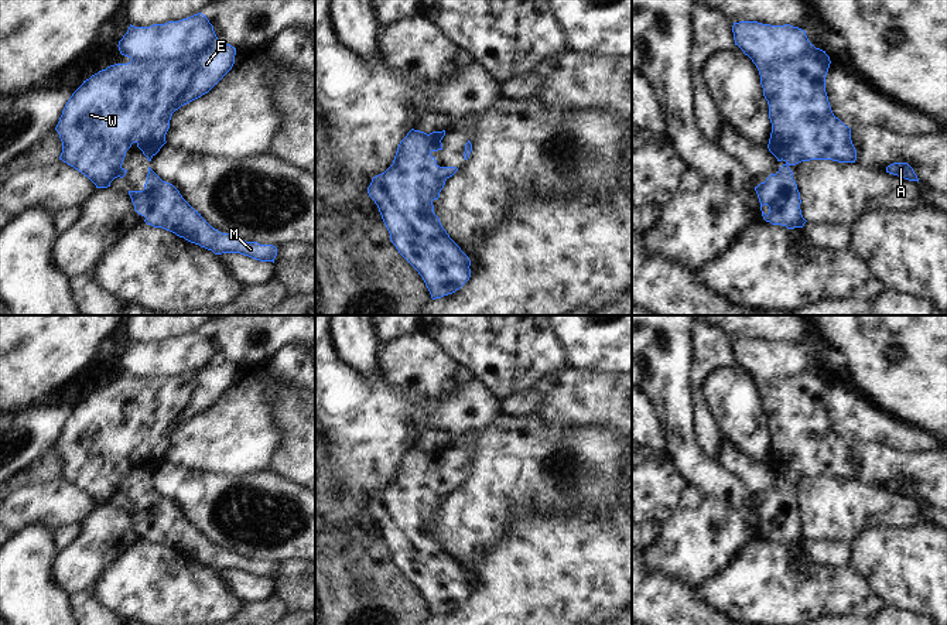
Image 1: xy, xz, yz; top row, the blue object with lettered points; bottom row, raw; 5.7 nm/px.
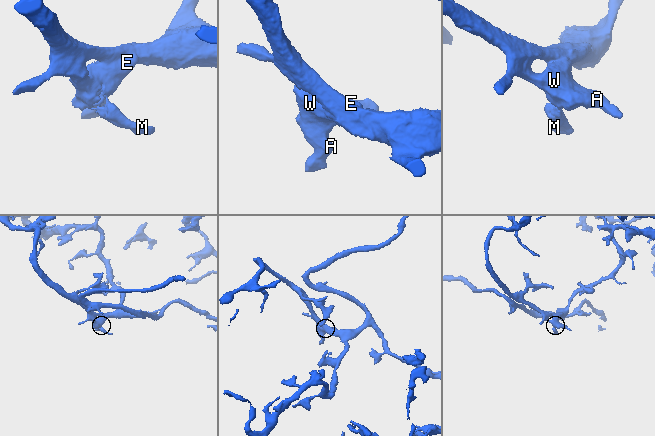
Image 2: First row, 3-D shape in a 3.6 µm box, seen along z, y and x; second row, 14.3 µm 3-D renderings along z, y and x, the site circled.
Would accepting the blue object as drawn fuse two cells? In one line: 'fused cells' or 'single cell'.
single cell

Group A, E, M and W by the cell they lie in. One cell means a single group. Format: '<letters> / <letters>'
A E M W

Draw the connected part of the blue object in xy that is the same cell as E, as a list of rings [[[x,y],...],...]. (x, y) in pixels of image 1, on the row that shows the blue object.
[[[202,13],[180,21],[134,27],[119,41],[119,51],[131,61],[99,71],[72,93],[55,130],[62,141],[59,160],[88,177],[96,188],[127,173],[122,167],[133,143],[148,161],[167,143],[170,120],[181,106],[208,93],[233,66],[236,48],[220,42]]]

